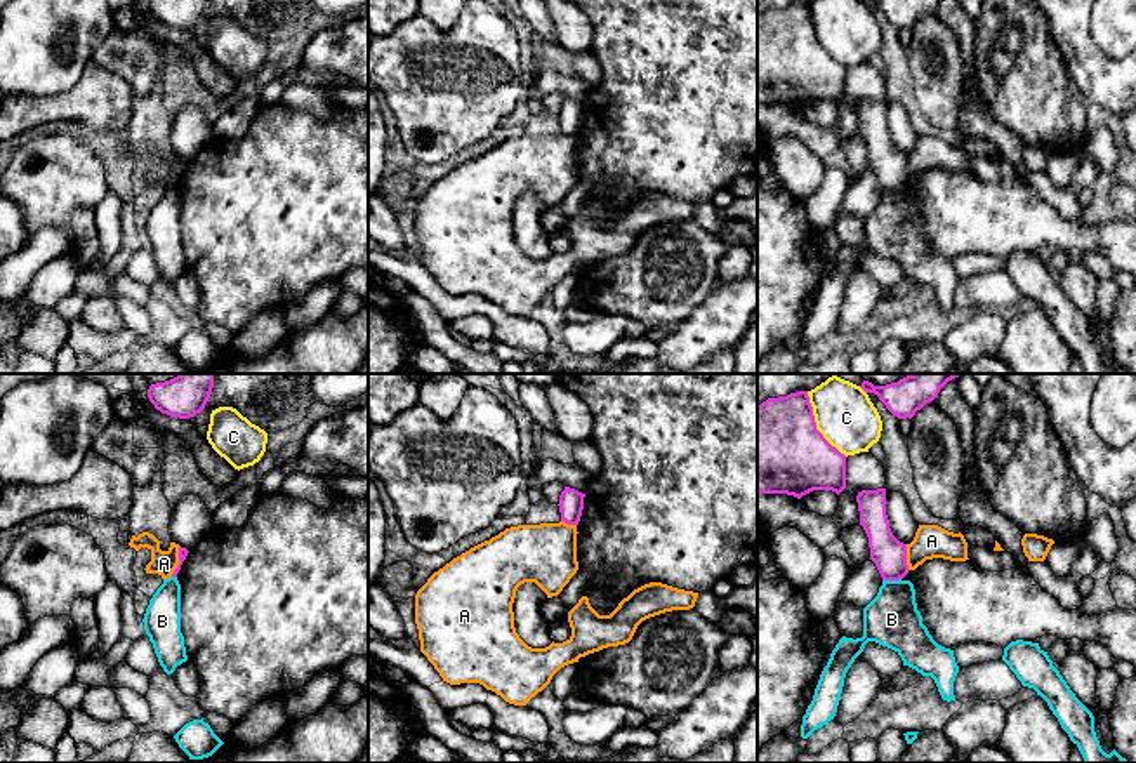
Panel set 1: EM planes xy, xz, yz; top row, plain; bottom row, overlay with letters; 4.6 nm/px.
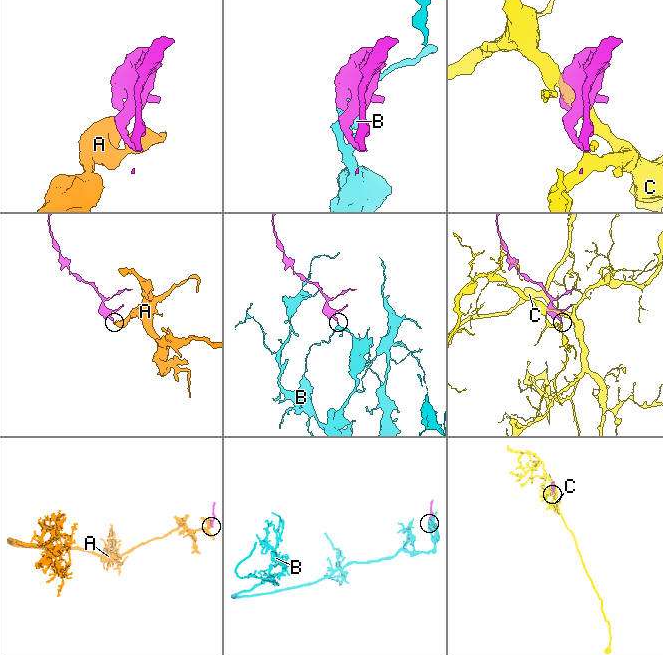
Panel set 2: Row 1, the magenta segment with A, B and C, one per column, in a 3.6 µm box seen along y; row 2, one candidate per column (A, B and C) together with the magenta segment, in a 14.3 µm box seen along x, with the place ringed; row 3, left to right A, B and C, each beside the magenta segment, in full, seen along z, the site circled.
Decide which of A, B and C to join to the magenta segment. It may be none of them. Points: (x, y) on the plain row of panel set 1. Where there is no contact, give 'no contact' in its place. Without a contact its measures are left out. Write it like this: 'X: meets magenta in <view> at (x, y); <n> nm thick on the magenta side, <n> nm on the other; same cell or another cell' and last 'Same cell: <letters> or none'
A: meets magenta in yz at (905, 167); 160 nm thick on the magenta side, 160 nm on the other; another cell
B: meets magenta in yz at (891, 190); 160 nm thick on the magenta side, 260 nm on the other; another cell
C: meets magenta in yz at (815, 37); 420 nm thick on the magenta side, 280 nm on the other; another cell
Same cell: none

